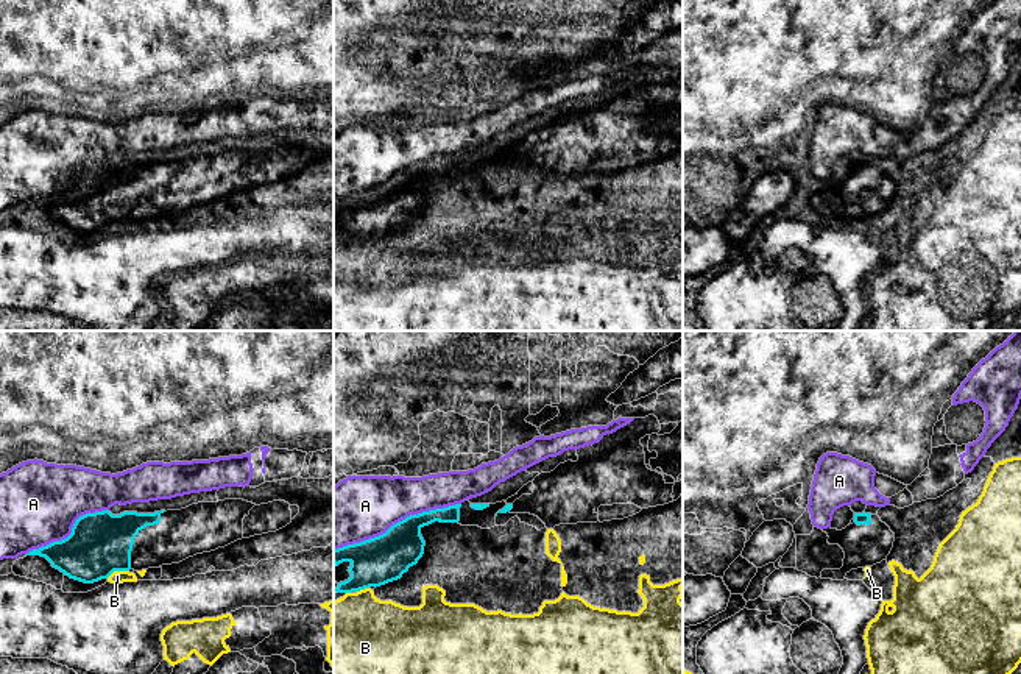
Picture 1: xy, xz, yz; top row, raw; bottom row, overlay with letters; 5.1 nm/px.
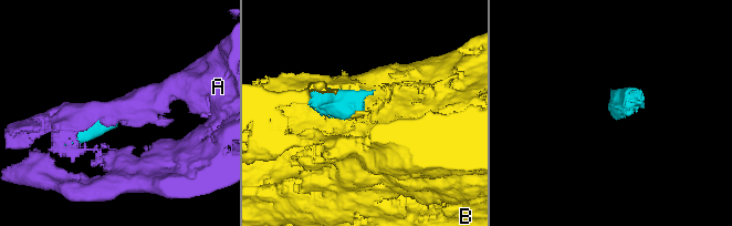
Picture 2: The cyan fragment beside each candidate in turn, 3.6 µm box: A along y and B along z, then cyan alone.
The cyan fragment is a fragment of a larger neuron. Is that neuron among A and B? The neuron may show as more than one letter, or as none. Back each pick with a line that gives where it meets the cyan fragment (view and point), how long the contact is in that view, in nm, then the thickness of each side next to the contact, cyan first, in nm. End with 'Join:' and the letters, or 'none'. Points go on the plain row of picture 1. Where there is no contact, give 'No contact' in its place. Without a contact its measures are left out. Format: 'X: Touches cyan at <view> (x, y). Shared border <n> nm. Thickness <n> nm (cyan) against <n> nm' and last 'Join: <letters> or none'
Join: none

